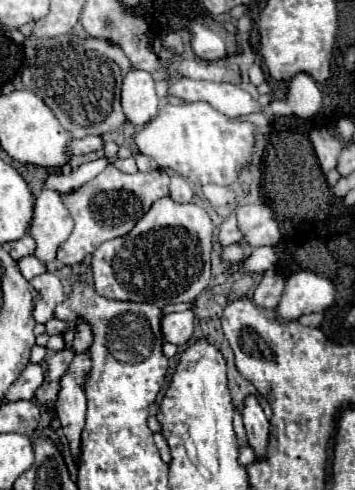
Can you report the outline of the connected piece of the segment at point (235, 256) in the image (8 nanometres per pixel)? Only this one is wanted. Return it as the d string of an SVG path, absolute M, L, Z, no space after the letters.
M234 243L225 247L222 251L221 258L223 261L236 262L246 258L244 243Z

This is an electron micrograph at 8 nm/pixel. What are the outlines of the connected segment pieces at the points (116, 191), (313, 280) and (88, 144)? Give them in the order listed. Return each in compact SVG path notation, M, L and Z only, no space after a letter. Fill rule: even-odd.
M108 164L104 172L98 174L94 180L82 184L78 190L64 196L64 204L74 218L74 230L70 238L58 248L58 260L68 266L78 264L84 260L86 254L92 254L102 242L128 234L158 198L168 196L168 182L170 172L162 168L146 174L124 174L114 164Z
M300 270L286 282L282 300L278 304L278 316L286 322L298 320L302 314L324 312L334 304L334 286L330 280Z
M86 136L70 144L70 154L90 154L90 152L100 150L102 146L104 146L102 136Z

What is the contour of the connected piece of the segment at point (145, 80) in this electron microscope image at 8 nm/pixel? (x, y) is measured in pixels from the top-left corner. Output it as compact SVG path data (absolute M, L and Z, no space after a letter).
M132 70L126 74L121 88L121 105L134 126L144 126L156 116L158 96L150 72Z

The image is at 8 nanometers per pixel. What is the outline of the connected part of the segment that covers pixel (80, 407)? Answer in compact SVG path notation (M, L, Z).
M80 320L78 334L72 346L76 356L70 364L68 374L62 378L62 388L56 404L56 416L62 422L62 432L68 440L70 454L76 462L80 462L80 434L84 430L84 418L86 418L86 398L82 384L90 370L90 358L88 358L90 344L92 344L90 326Z

